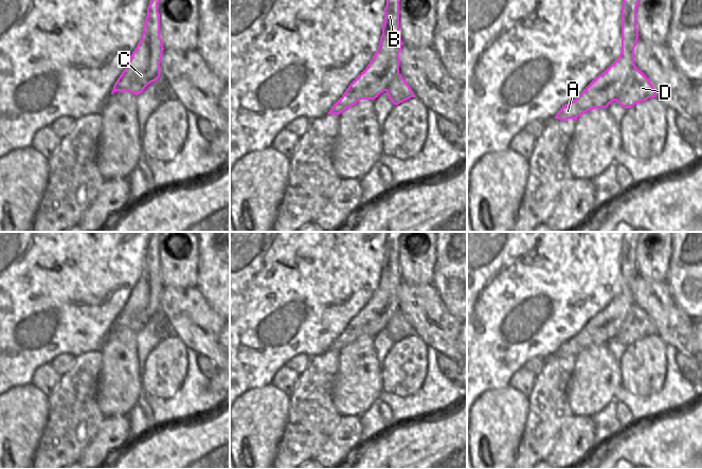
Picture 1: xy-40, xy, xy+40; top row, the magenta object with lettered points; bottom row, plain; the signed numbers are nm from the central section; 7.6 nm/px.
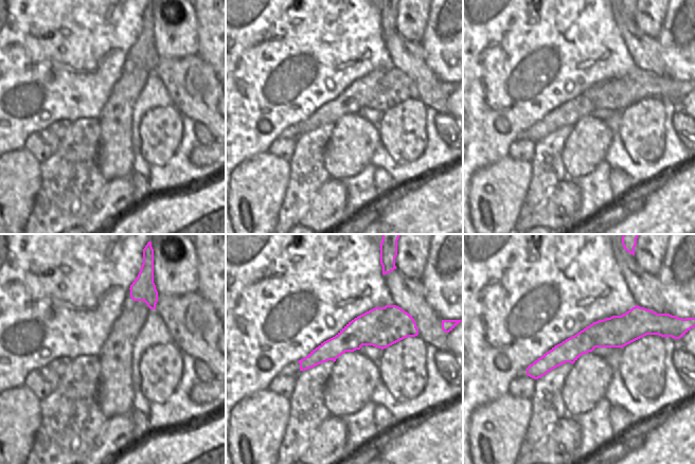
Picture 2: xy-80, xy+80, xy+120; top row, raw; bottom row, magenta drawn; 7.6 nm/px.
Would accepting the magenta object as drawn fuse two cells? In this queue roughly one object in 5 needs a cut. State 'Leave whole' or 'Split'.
Split

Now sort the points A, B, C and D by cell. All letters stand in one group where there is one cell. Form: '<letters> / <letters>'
A B C / D

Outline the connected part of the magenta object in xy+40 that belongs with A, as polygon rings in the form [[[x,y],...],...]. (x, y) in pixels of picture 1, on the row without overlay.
[[[625,232],[622,240],[622,289],[619,293],[596,313],[572,339],[560,345],[555,356],[577,357],[595,345],[607,345],[615,338],[626,321],[634,302],[634,285],[638,276],[636,245],[641,232]]]

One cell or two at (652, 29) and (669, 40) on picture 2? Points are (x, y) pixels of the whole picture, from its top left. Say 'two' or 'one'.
two

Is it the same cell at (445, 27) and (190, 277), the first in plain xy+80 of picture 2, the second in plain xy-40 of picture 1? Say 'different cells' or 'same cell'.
different cells

